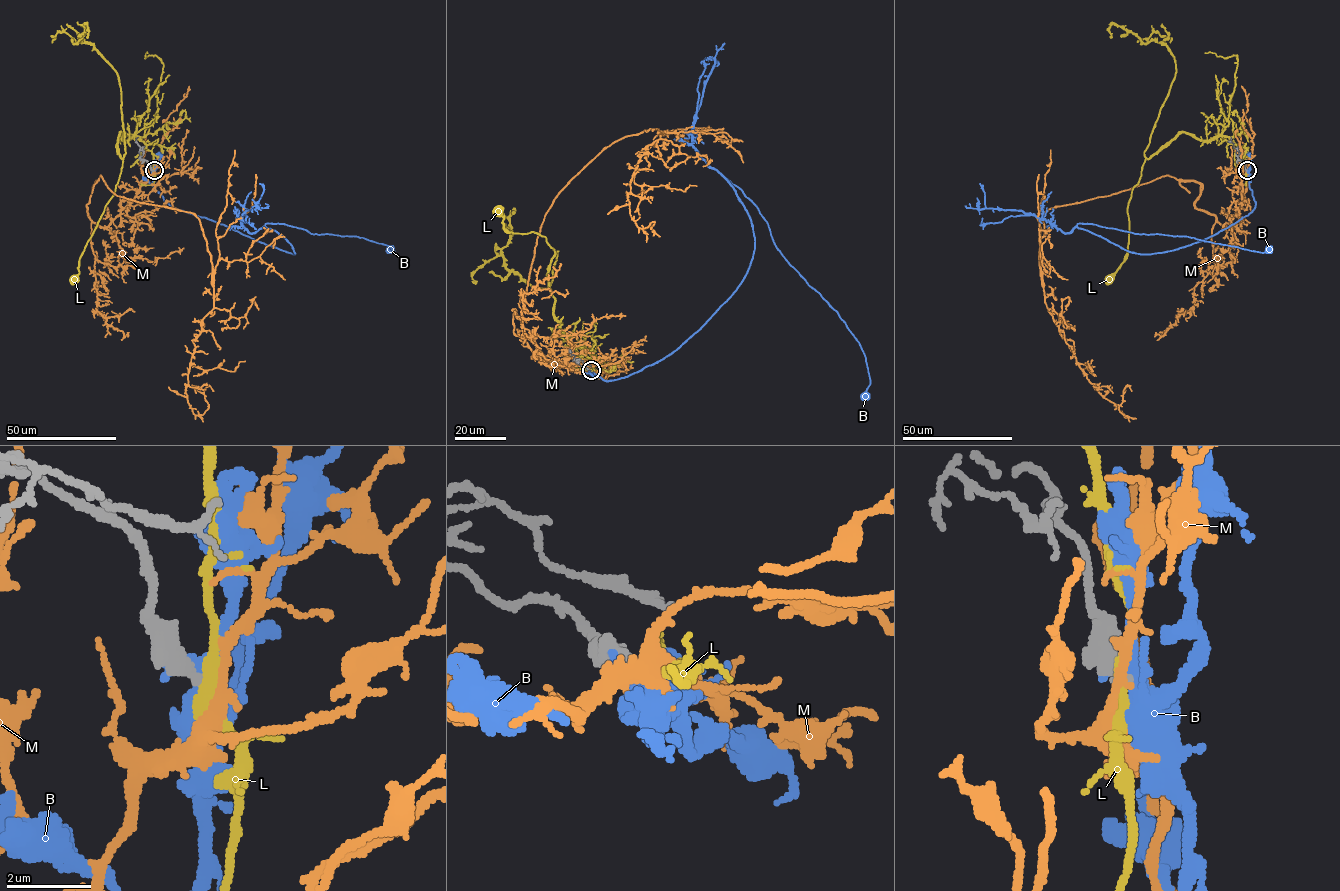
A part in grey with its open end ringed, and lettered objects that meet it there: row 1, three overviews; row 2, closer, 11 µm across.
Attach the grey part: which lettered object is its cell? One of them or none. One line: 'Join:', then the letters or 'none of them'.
Join: none of them

